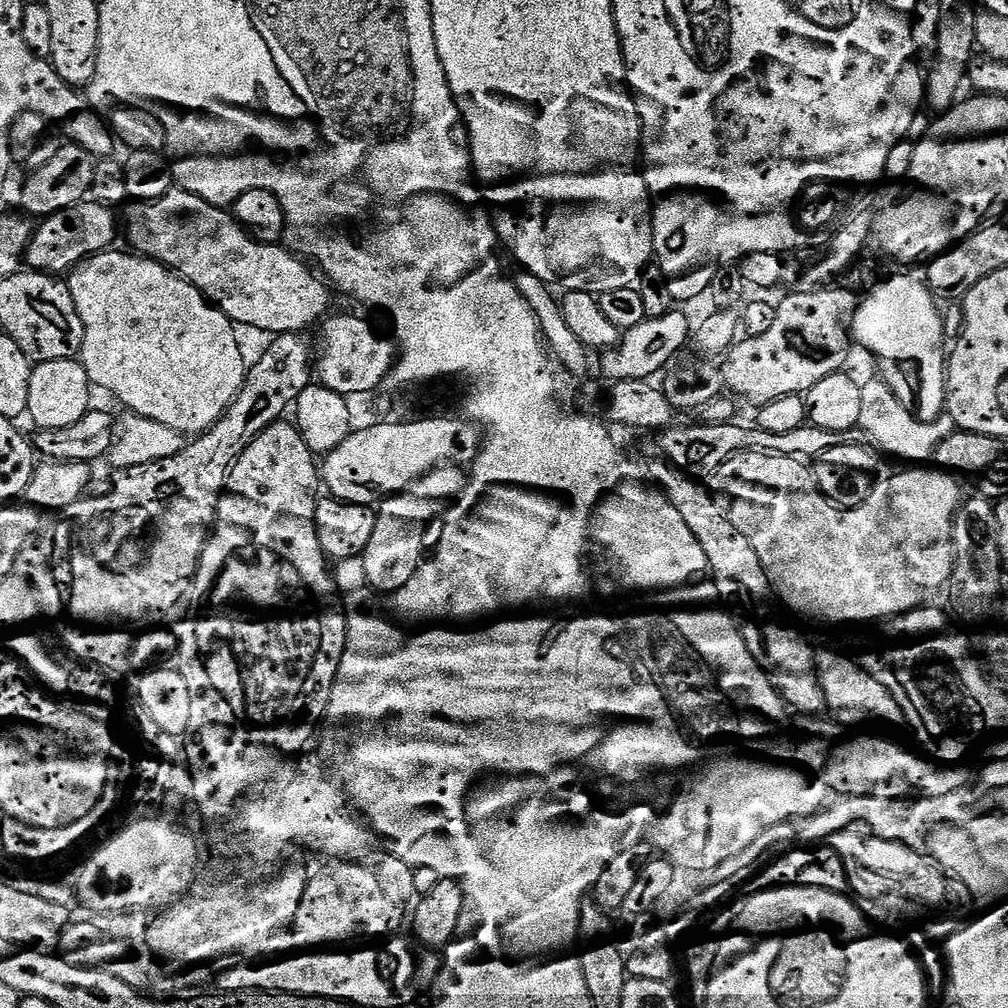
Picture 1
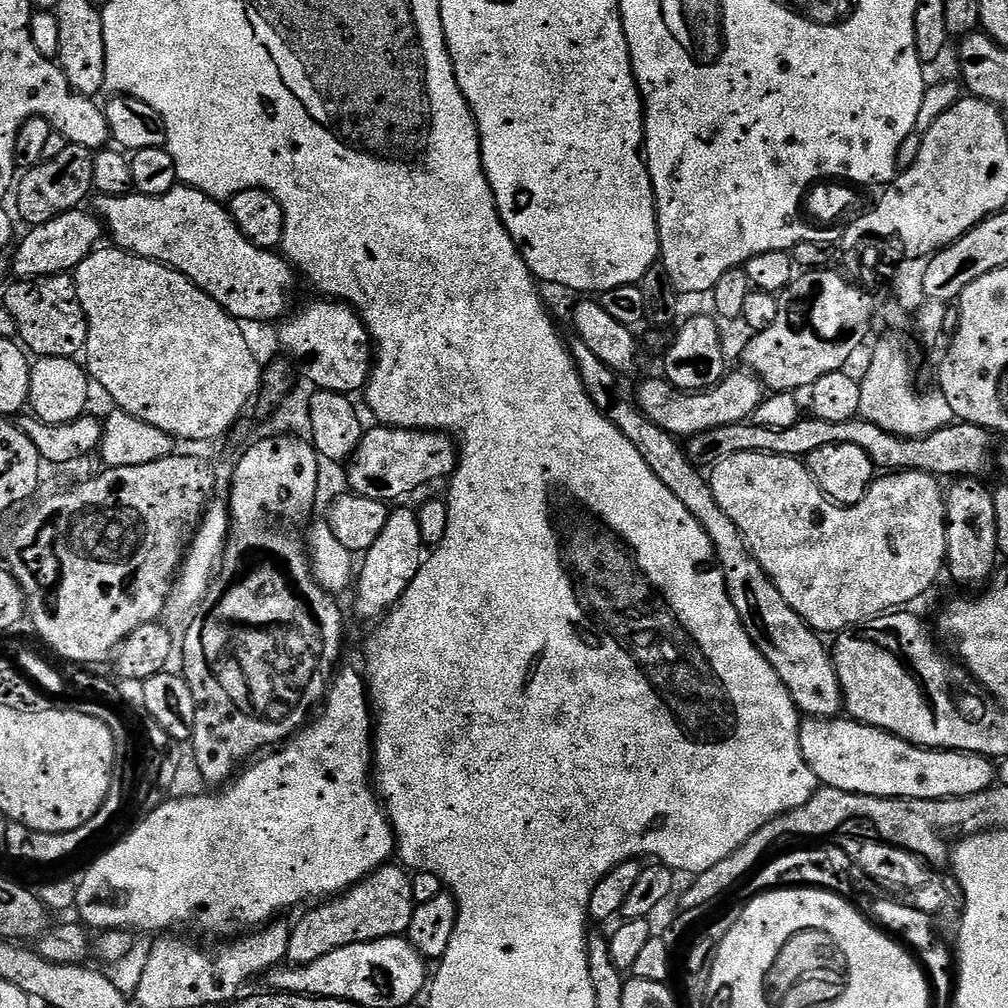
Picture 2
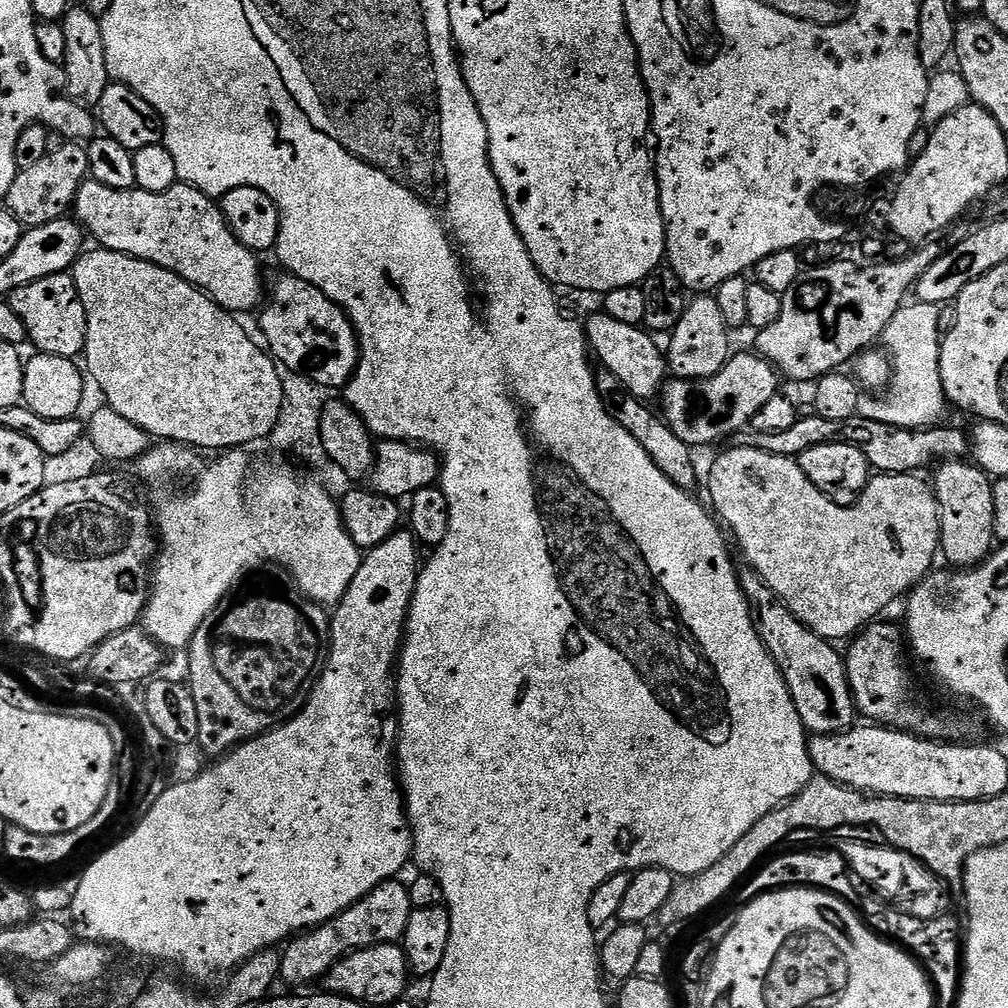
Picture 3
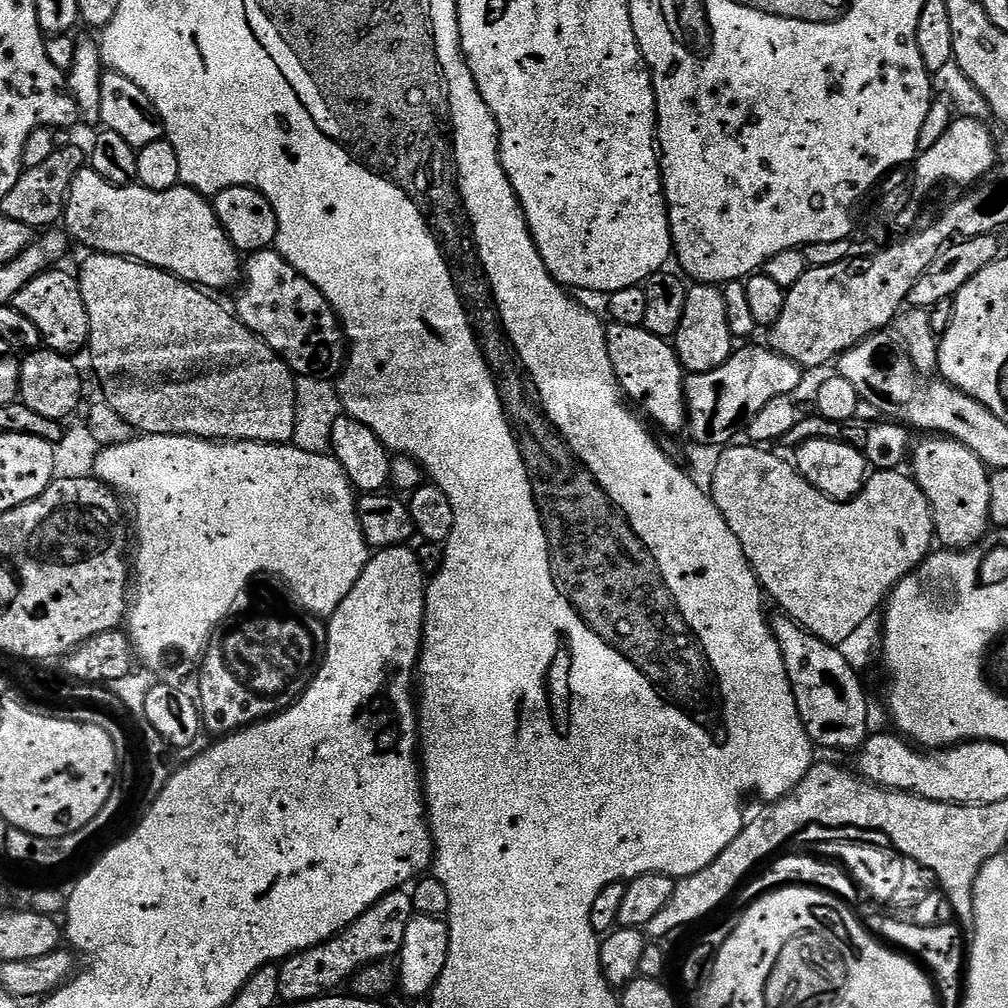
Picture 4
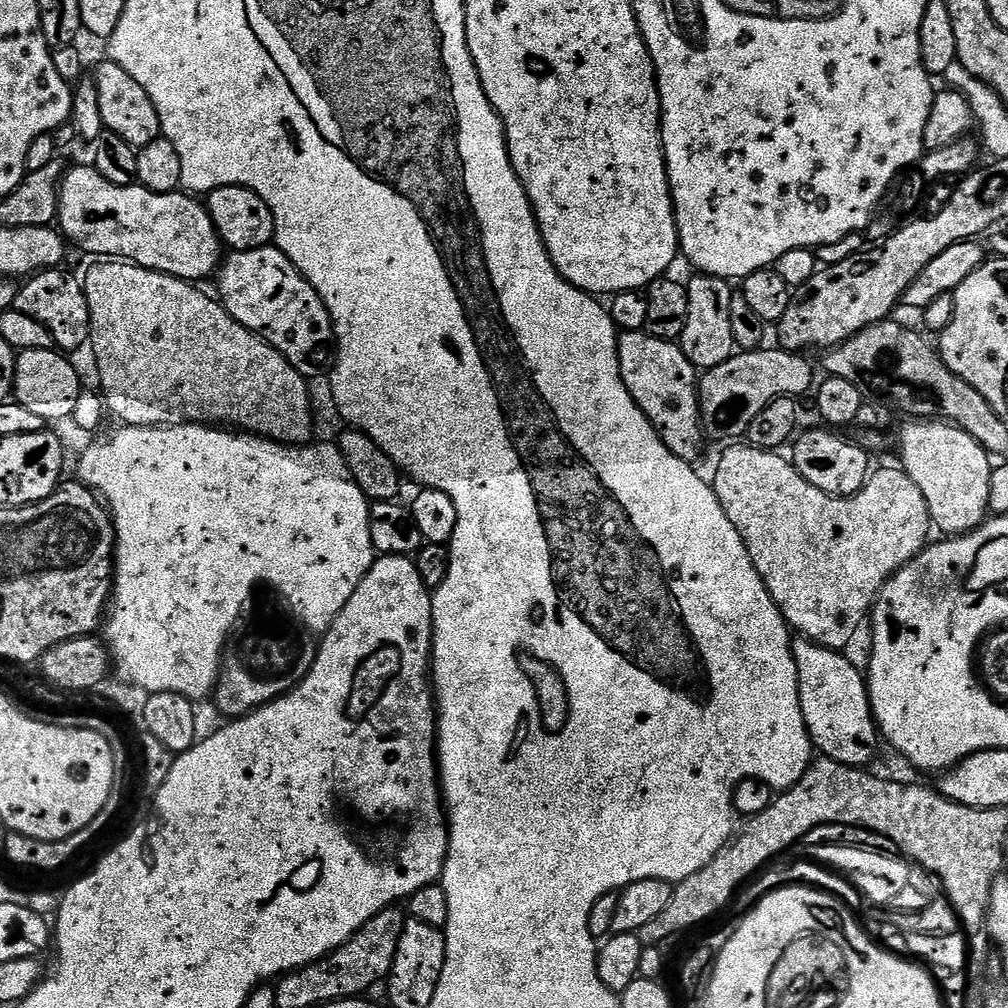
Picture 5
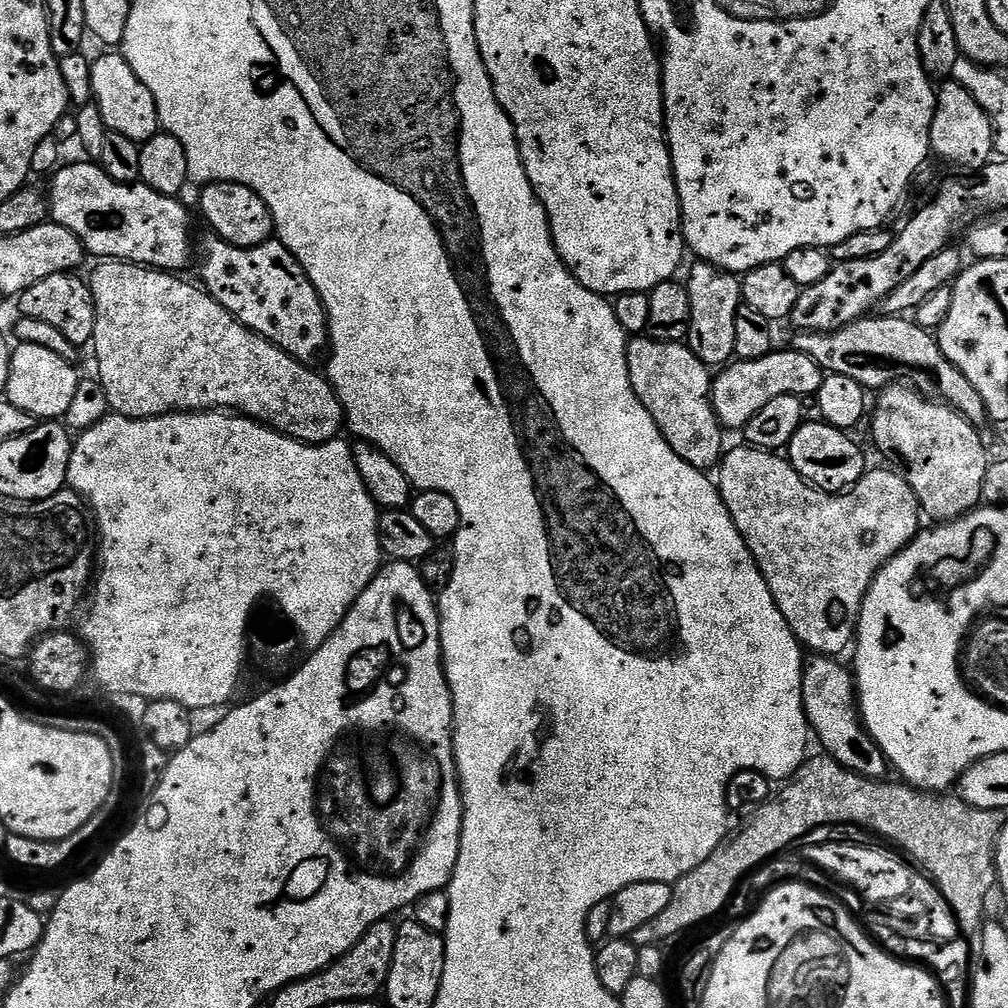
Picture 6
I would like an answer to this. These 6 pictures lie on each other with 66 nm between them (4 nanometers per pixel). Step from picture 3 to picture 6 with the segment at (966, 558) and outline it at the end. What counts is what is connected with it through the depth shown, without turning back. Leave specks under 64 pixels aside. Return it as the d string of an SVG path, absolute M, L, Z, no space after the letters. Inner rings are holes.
M889 386L879 393L876 409L871 409L872 440L876 448L889 460L892 466L904 463L902 475L905 482L914 490L920 503L921 513L932 522L947 522L965 516L981 503L984 494L984 479L988 473L990 455L984 440L979 436L977 425L971 424L954 408L941 404L911 386Z

